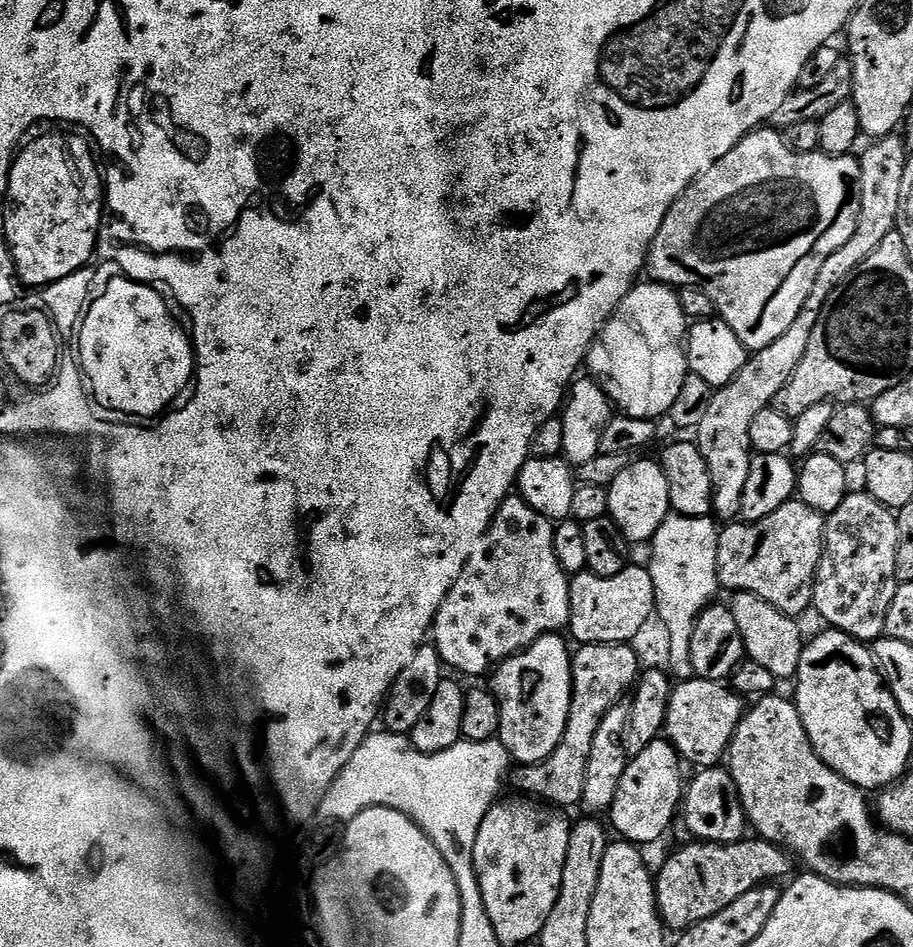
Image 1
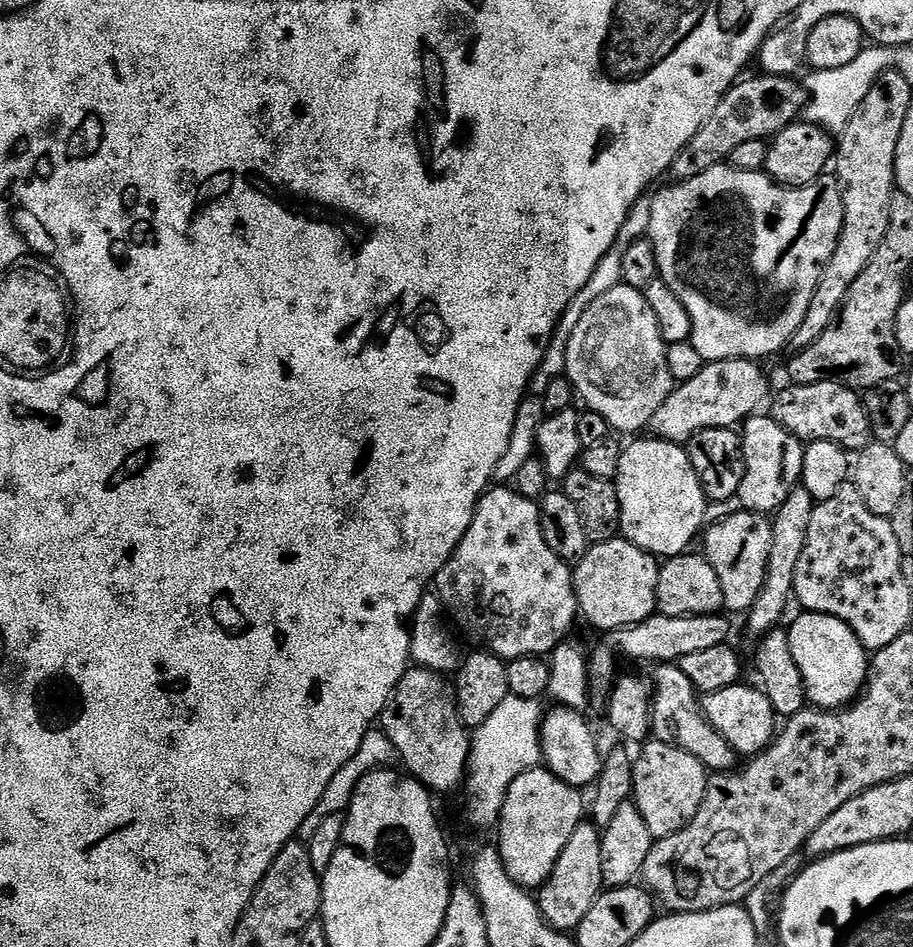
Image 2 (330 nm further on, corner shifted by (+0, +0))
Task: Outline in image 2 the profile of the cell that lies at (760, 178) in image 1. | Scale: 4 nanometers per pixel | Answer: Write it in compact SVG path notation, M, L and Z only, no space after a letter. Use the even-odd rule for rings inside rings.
M727 163L716 164L710 170L698 174L698 178L681 180L671 185L673 188L664 188L657 196L651 197L650 226L647 239L654 250L656 271L659 279L674 290L674 298L685 307L686 314L692 323L691 344L698 354L709 364L717 364L723 360L754 360L763 361L763 356L772 356L785 347L791 345L796 336L798 326L802 326L802 318L806 318L806 310L810 310L810 298L814 298L814 290L818 290L818 282L822 278L824 268L836 249L840 231L844 225L844 211L842 210L842 196L835 175L825 174L812 184L801 188L785 188L776 183L764 171L747 172L729 166Z

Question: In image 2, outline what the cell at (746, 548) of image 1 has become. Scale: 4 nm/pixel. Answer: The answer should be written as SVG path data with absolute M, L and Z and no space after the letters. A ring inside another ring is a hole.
M736 510L733 516L711 524L707 525L702 536L702 555L710 562L710 566L714 566L714 574L718 574L724 608L727 611L747 614L766 582L766 562L770 558L772 525L763 515L743 510Z

